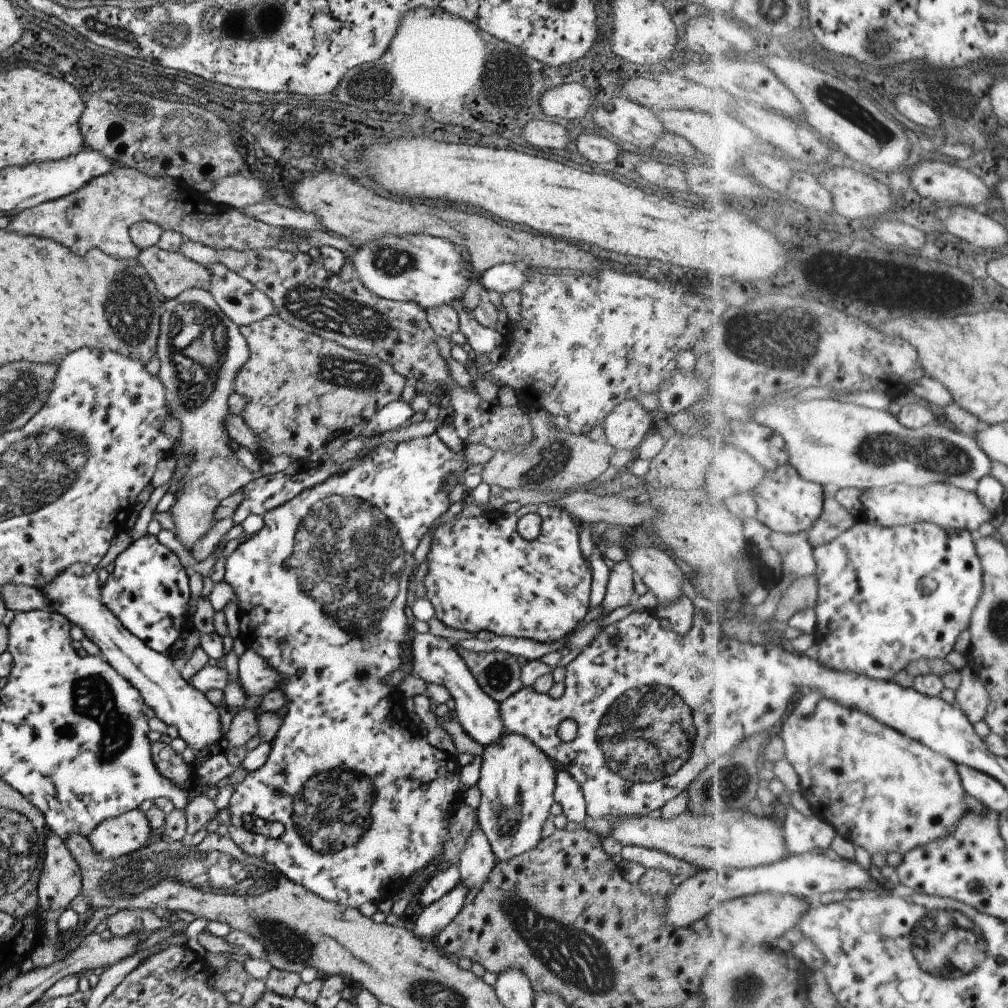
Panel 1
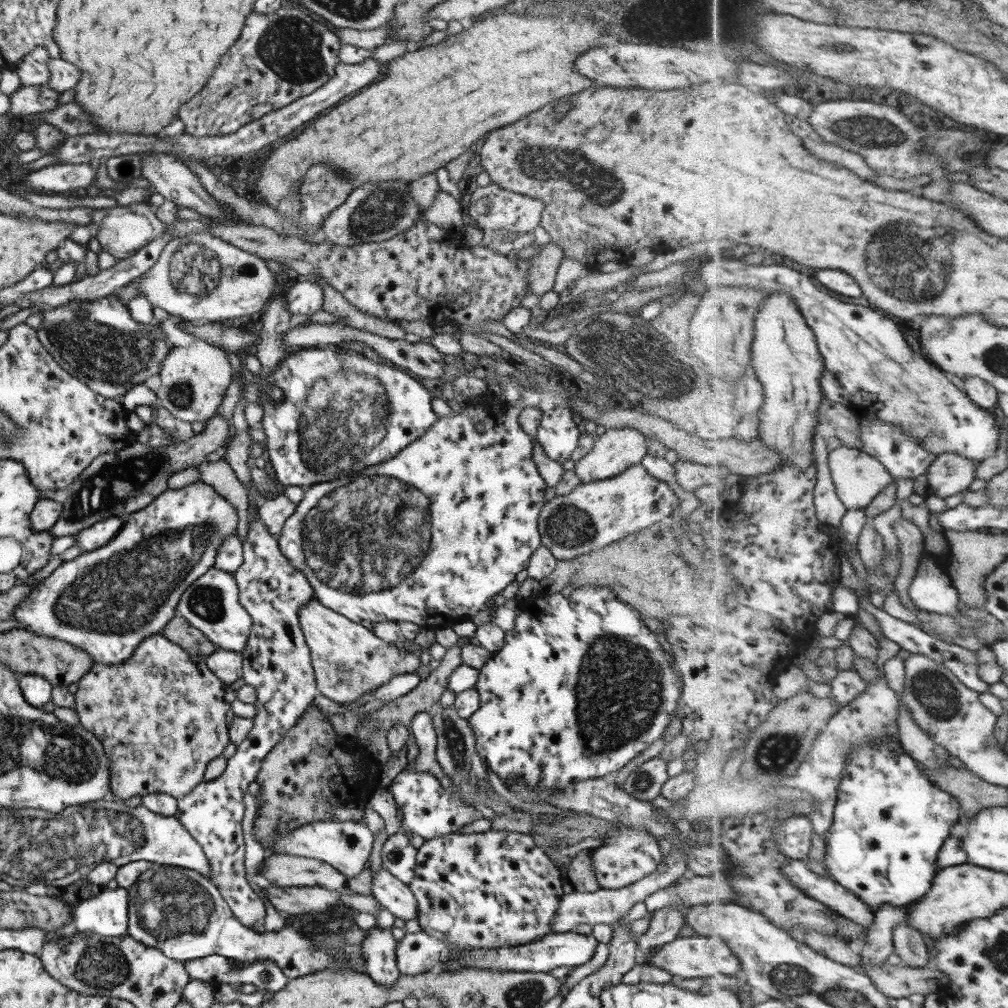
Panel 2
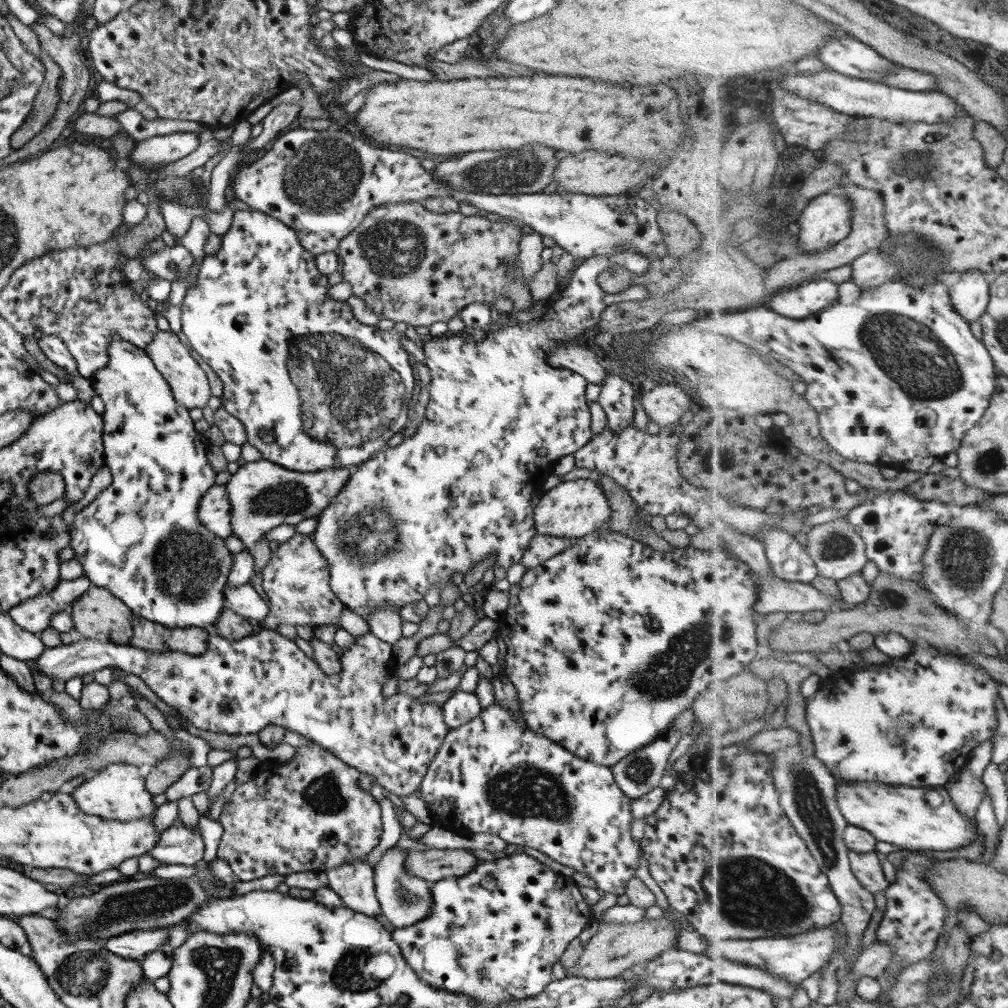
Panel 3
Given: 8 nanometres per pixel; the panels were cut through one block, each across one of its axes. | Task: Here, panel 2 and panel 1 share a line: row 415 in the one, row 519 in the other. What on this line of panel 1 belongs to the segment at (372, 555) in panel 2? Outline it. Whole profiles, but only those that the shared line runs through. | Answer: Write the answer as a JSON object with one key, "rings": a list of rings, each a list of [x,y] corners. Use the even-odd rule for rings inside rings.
{"rings":[[[550,503],[521,505],[509,515],[500,510],[491,510],[477,517],[457,514],[451,520],[439,524],[431,532],[425,558],[427,572],[423,578],[423,598],[432,604],[433,616],[447,628],[471,634],[488,630],[497,636],[529,638],[545,644],[551,640],[561,640],[577,624],[581,624],[589,604],[591,564],[579,550],[577,524],[567,512]],[[528,512],[537,513],[541,517],[540,533],[529,541],[515,531],[519,517]]]}

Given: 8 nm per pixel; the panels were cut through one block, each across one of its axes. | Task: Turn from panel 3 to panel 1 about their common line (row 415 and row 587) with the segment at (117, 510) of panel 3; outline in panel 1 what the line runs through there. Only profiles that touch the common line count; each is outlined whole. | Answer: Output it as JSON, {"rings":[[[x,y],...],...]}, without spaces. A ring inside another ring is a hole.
{"rings":[[[143,535],[118,554],[113,571],[101,587],[101,602],[123,628],[139,638],[147,648],[162,655],[169,655],[173,643],[190,625],[187,584],[189,571],[184,568],[175,553],[161,545],[153,535]]]}

